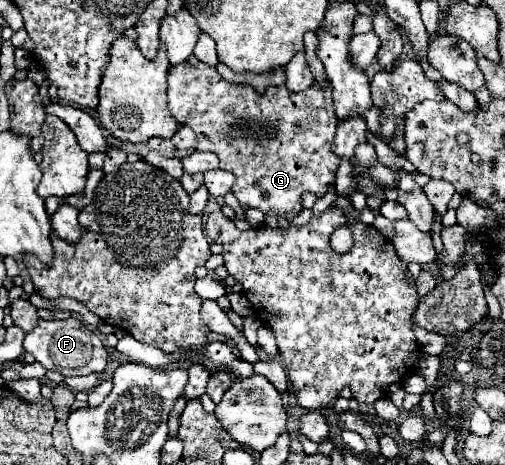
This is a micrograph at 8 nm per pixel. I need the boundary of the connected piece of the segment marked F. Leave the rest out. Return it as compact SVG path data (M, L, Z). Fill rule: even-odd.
M75 317L65 321L39 321L37 327L23 341L25 353L33 355L45 369L55 369L69 375L87 375L89 371L101 373L105 369L105 345L103 341L89 341L89 329Z

